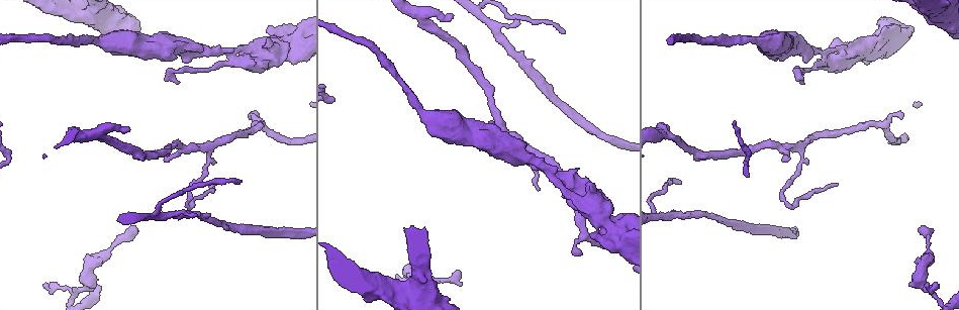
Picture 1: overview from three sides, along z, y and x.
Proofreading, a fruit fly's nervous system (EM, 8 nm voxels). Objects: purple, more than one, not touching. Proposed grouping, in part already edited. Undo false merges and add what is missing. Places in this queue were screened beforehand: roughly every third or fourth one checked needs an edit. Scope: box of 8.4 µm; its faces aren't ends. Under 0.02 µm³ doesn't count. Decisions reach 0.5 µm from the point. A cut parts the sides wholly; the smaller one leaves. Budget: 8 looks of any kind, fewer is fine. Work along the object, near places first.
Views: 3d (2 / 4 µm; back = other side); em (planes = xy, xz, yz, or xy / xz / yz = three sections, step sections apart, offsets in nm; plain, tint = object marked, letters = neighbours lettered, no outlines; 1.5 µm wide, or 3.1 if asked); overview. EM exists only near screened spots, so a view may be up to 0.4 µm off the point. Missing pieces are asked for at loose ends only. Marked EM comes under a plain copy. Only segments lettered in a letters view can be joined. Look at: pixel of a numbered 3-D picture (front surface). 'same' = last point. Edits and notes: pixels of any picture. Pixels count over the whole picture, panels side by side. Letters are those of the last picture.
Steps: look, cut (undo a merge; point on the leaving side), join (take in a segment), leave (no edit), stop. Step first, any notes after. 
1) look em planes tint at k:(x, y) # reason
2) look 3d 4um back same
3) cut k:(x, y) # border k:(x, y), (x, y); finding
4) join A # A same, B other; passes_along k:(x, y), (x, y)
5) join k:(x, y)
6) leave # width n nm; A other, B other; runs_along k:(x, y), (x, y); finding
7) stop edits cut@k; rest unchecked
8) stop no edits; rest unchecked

look 3d 4um at 1:(572, 254) # thin end

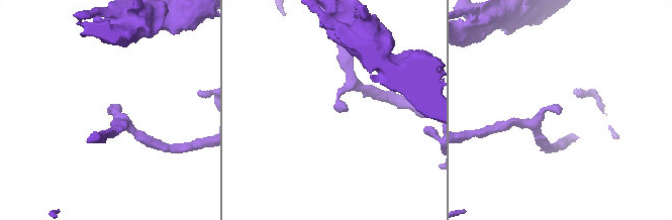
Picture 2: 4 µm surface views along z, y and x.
look em xz step 8 tint at 2:(108, 113)

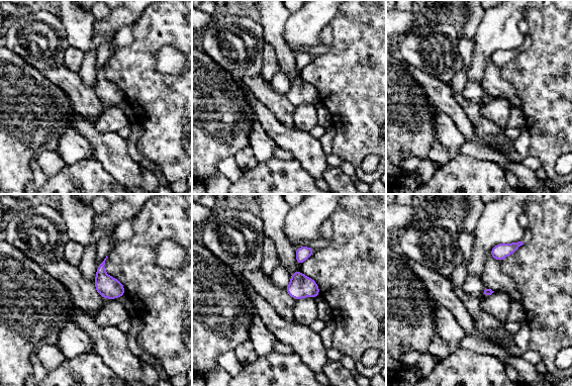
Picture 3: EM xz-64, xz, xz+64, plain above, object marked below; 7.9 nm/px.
look em planes letters same # cut it another way

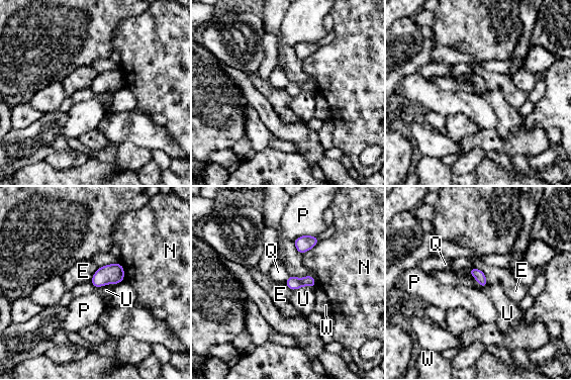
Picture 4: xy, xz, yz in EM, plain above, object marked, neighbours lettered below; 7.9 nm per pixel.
leave # E other, N other, P other, Q other, U other, W other; border 4:(469, 269), (475, 280), (484, 287); no lettered segment goes on from it

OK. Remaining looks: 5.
look 3d 4um at 1:(838, 183) # tapers out

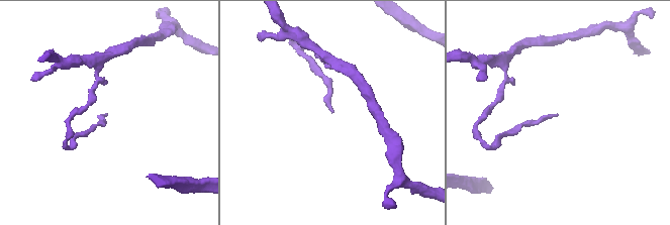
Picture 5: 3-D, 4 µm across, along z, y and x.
look em yz step 4 tint at 5:(332, 110)

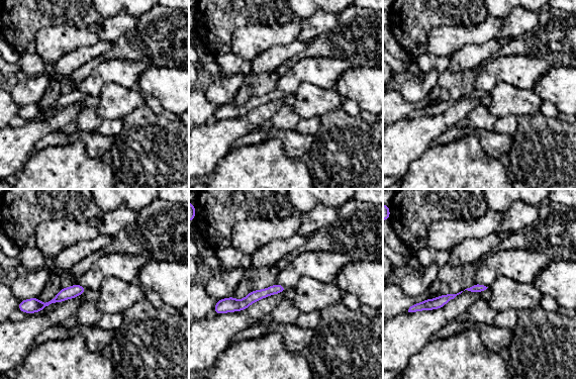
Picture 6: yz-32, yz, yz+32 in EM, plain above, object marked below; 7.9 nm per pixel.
look em planes letters same # cut it another way

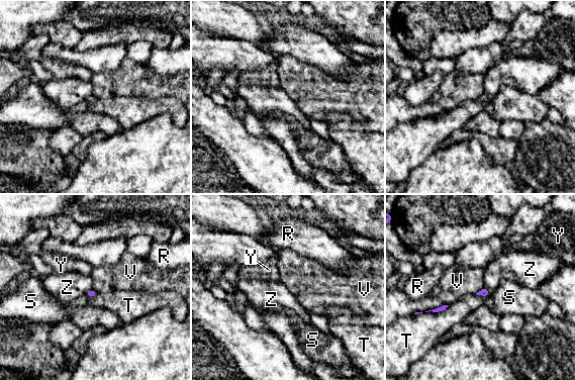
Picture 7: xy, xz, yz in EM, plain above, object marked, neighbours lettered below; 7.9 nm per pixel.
leave # width 70 nm; R other, S other, T other, V other, Y other, Z other; border 7:(448, 304), (424, 311); no lettered segment goes on from it

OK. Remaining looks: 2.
look 3d 2um at 1:(44, 286) # tapers out

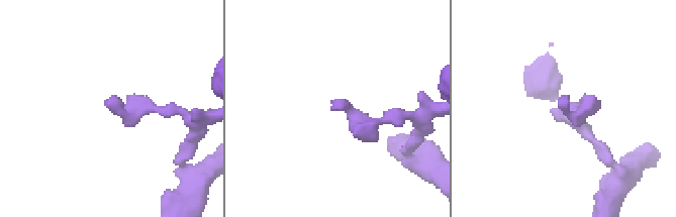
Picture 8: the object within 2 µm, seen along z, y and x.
look em planes letters at 8:(567, 101) # need the tissue

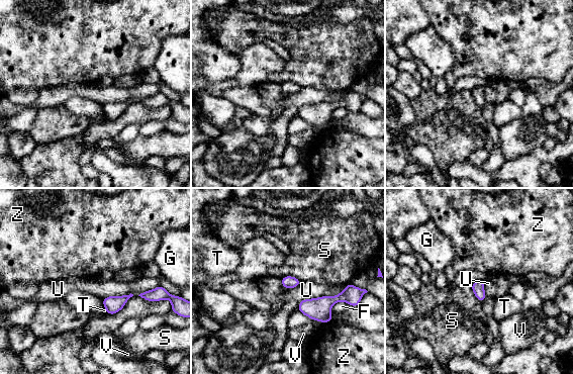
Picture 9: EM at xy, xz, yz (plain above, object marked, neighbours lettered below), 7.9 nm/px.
leave # longest_contact U 420 nm; F other, G other, S other, T other, U other, V other, Z other; border 9:(347, 285), (336, 295), (298, 301); no lettered segment goes on from it

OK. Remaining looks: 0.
stop no edits; rest unchecked

